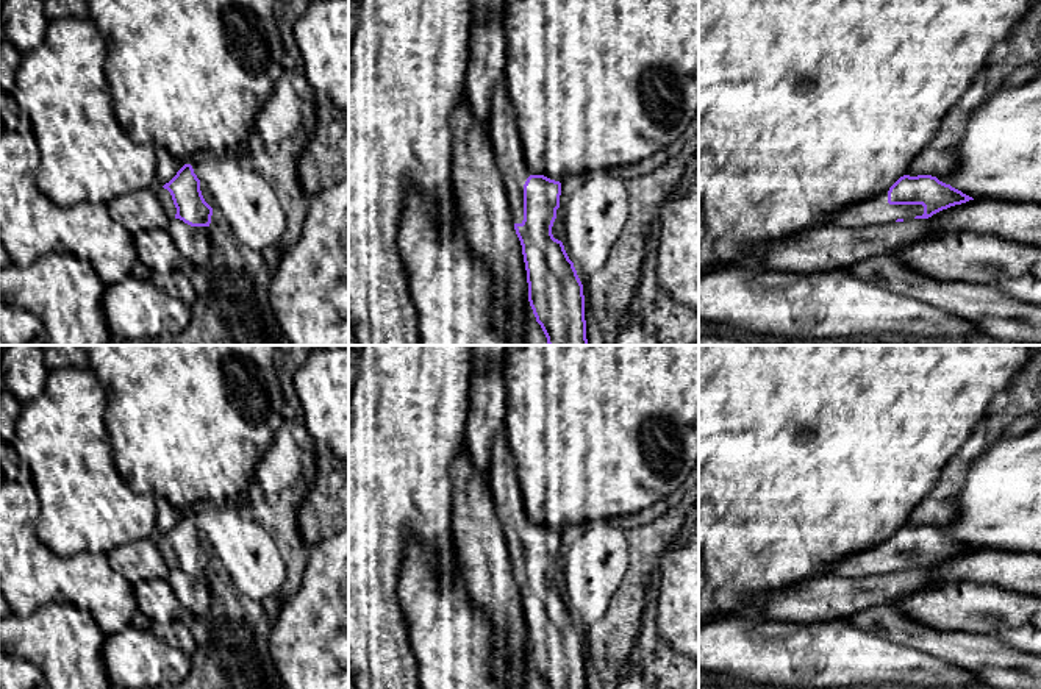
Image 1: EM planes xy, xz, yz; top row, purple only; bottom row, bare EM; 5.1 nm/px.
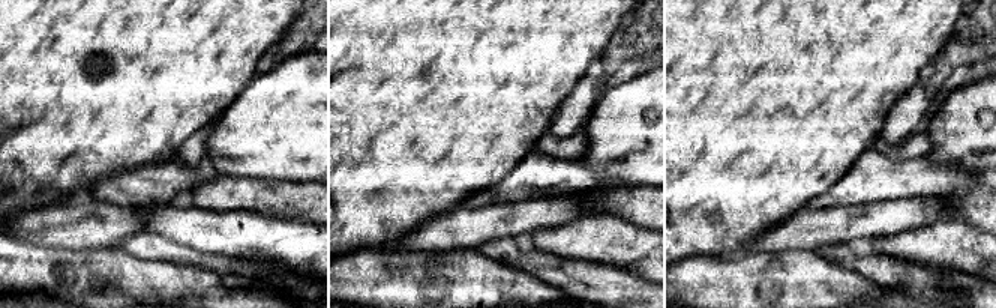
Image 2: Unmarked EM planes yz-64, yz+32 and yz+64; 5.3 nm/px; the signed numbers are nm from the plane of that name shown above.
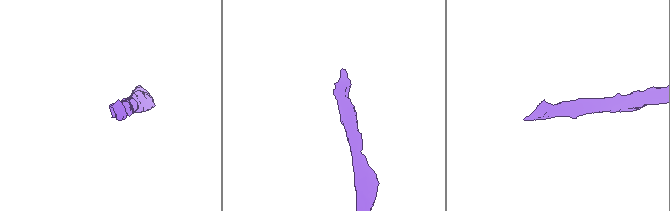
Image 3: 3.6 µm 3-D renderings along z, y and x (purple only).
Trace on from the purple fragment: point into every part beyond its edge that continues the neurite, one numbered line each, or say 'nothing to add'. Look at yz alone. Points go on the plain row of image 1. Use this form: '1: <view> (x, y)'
1: yz (874, 561)

